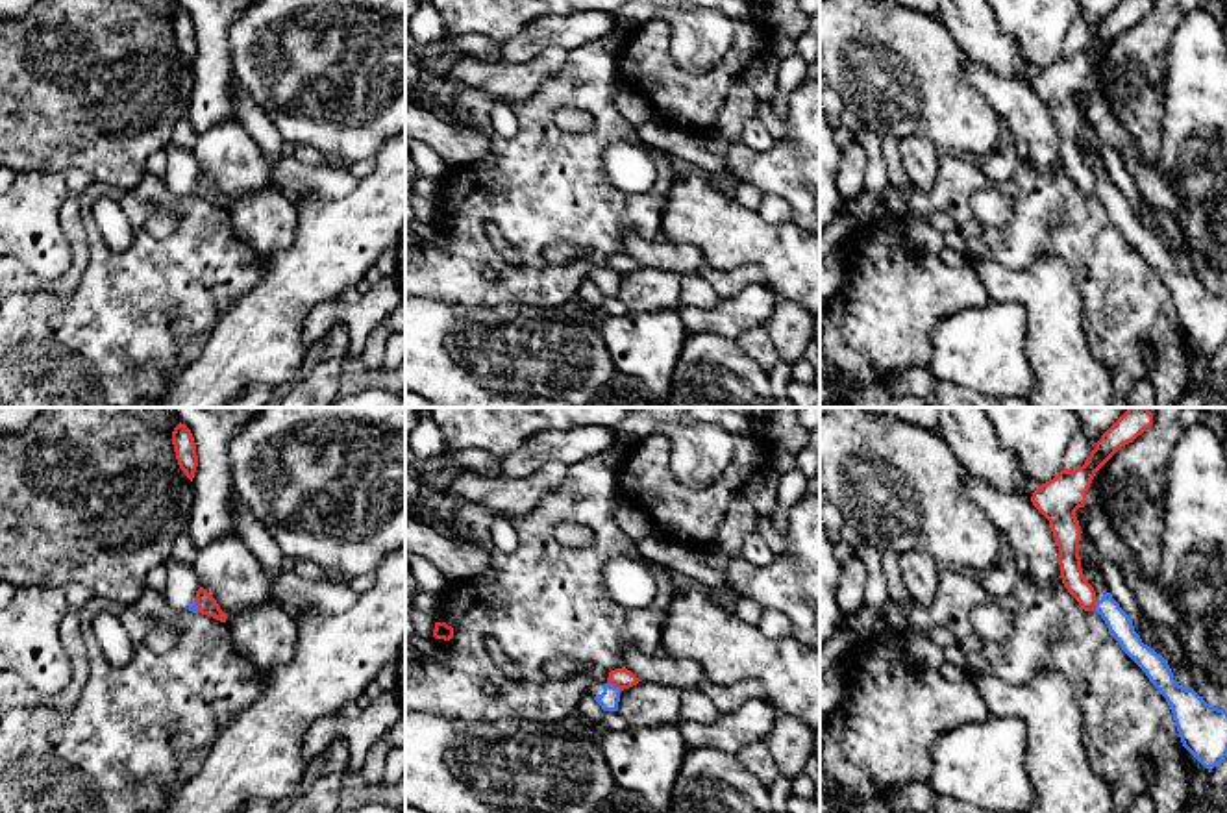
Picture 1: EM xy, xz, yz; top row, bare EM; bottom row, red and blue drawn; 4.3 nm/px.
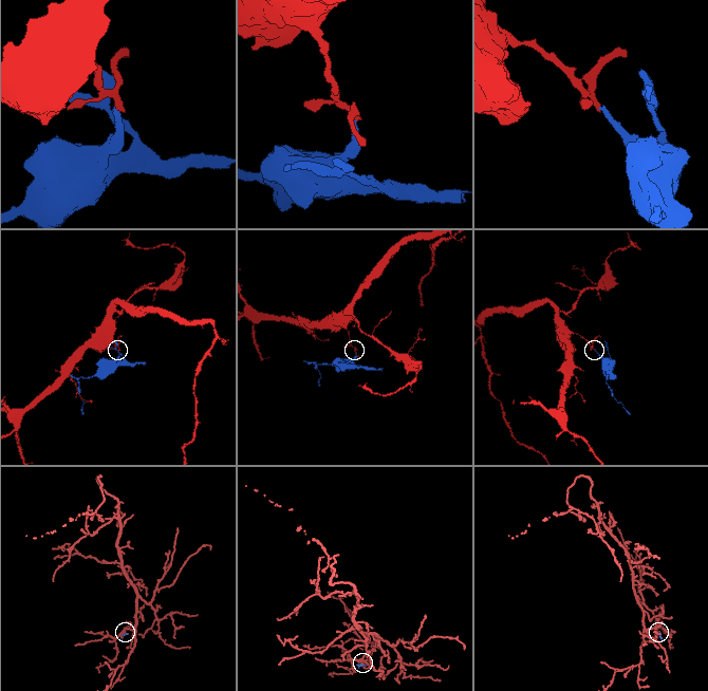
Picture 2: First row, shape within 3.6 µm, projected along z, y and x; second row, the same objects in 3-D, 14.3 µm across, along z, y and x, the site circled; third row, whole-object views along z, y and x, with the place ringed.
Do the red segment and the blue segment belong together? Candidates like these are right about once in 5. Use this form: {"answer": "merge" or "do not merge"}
{"answer": "do not merge"}

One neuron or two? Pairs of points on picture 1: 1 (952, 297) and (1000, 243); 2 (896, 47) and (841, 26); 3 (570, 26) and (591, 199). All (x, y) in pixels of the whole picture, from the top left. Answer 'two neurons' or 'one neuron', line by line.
1: two neurons
2: one neuron
3: two neurons

